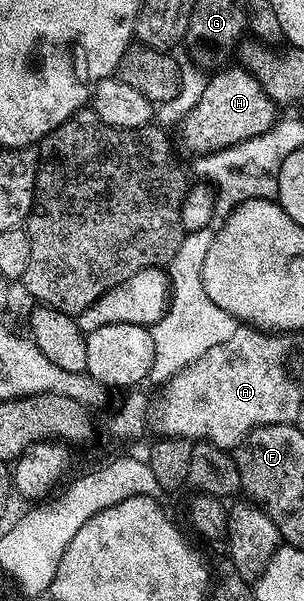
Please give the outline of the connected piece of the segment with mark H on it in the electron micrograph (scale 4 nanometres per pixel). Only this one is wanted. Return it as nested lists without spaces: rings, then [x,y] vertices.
[[[228,66],[206,81],[200,101],[190,115],[184,117],[183,140],[195,154],[220,152],[222,148],[265,134],[277,121],[275,111],[275,101],[253,73],[242,66]]]

